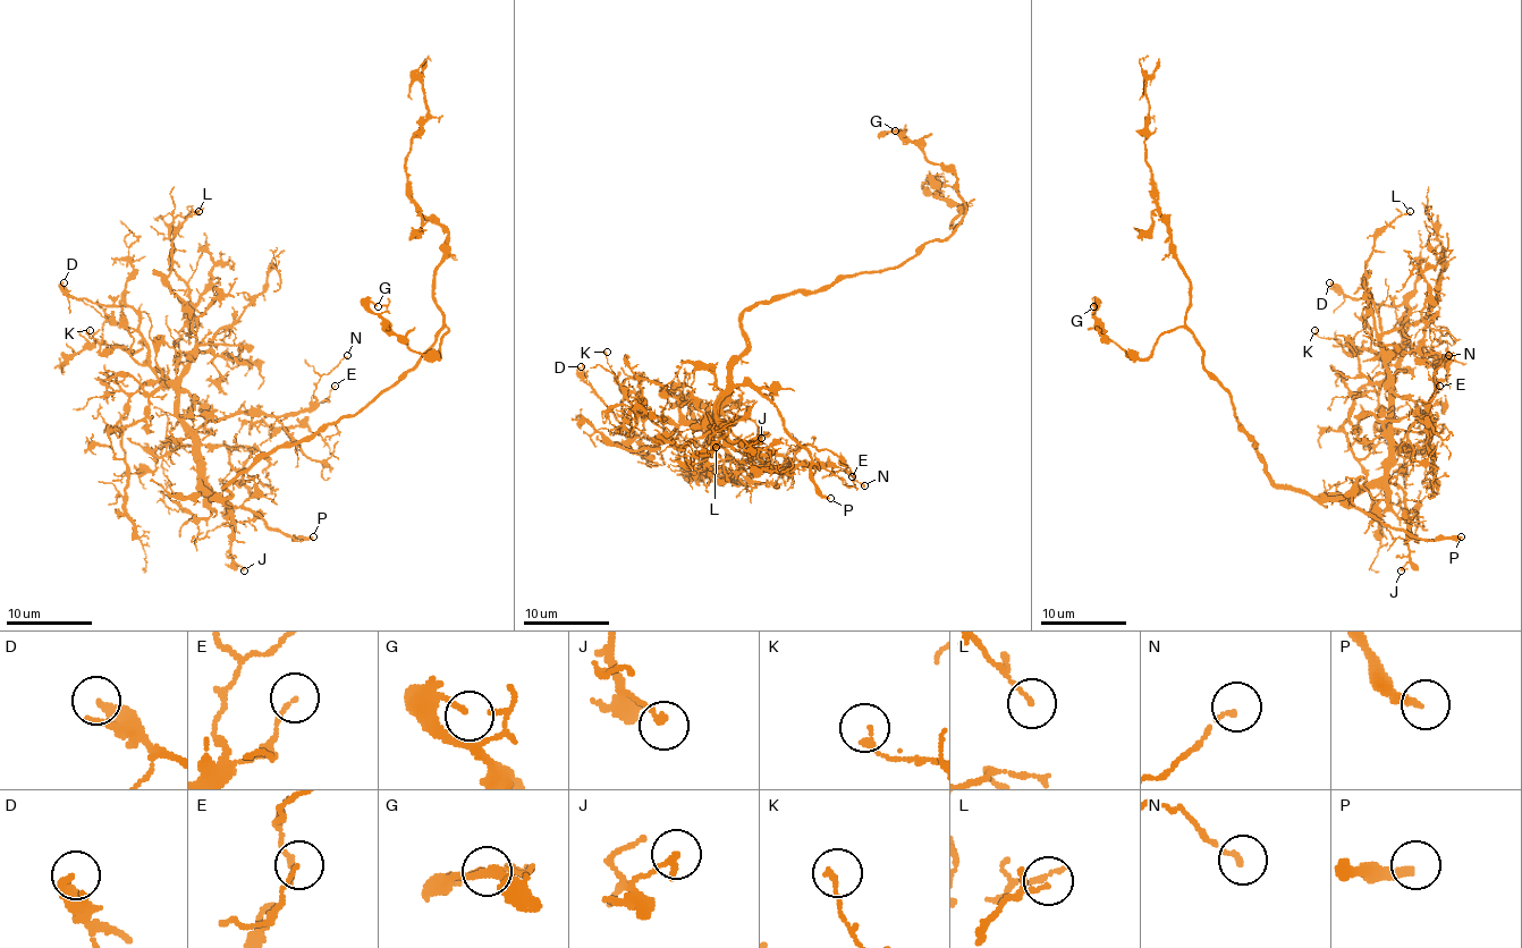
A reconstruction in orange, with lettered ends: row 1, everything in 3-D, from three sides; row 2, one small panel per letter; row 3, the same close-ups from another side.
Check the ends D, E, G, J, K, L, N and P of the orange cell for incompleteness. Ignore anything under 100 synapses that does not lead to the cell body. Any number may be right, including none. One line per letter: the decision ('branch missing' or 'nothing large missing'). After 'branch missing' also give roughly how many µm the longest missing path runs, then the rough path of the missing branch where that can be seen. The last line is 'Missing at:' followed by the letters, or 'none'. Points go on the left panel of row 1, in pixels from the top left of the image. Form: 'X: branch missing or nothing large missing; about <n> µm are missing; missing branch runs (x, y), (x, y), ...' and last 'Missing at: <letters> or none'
D: nothing large missing
E: nothing large missing
G: nothing large missing
J: nothing large missing
K: nothing large missing
L: nothing large missing
N: nothing large missing
P: branch missing; about 50 µm are missing; missing branch runs (313, 536), (373, 513), (328, 450), (338, 407), (358, 388), (407, 426), (416, 480), (431, 499)
Missing at: P

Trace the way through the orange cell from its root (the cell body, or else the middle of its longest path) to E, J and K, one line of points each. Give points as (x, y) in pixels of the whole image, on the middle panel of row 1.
E: (795, 291), (742, 315), (746, 349), (713, 425), (763, 453), (852, 476)
J: (795, 291), (754, 303), (742, 315), (746, 349), (716, 407), (729, 440), (751, 447), (761, 438)
K: (795, 291), (742, 315), (746, 349), (711, 425), (667, 433), (617, 384), (607, 352)

